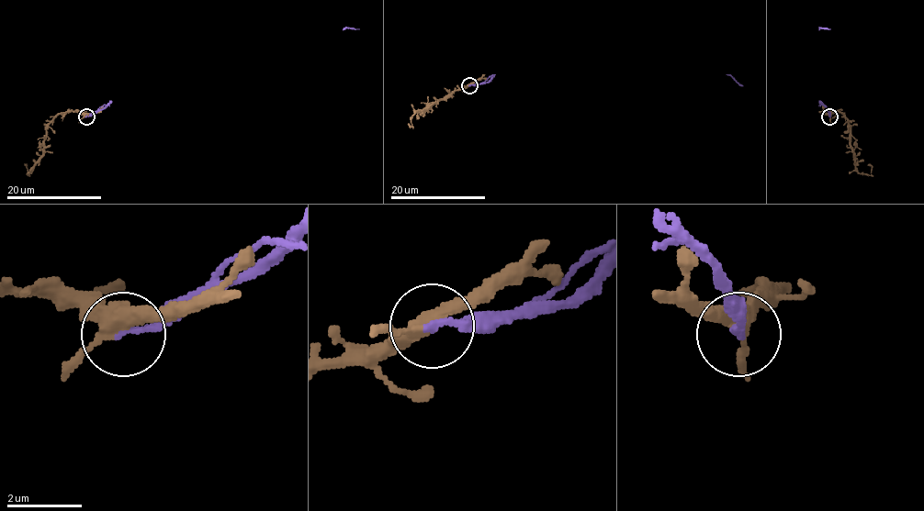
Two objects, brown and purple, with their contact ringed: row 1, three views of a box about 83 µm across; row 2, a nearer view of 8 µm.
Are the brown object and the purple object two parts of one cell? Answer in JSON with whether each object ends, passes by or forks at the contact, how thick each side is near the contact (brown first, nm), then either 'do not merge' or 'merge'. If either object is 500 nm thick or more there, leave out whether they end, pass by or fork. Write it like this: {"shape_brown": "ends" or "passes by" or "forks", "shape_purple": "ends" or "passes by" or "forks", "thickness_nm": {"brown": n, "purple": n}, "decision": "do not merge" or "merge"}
{"shape_brown": "forks", "shape_purple": "ends", "thickness_nm": {"brown": 360, "purple": 180}, "decision": "do not merge"}

